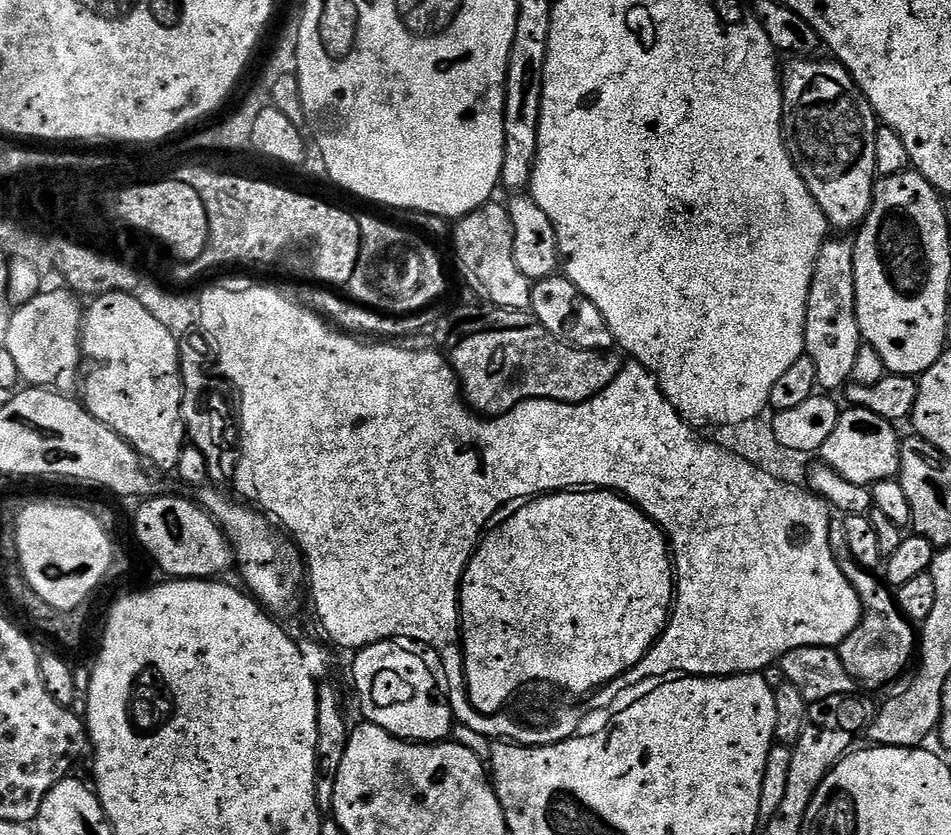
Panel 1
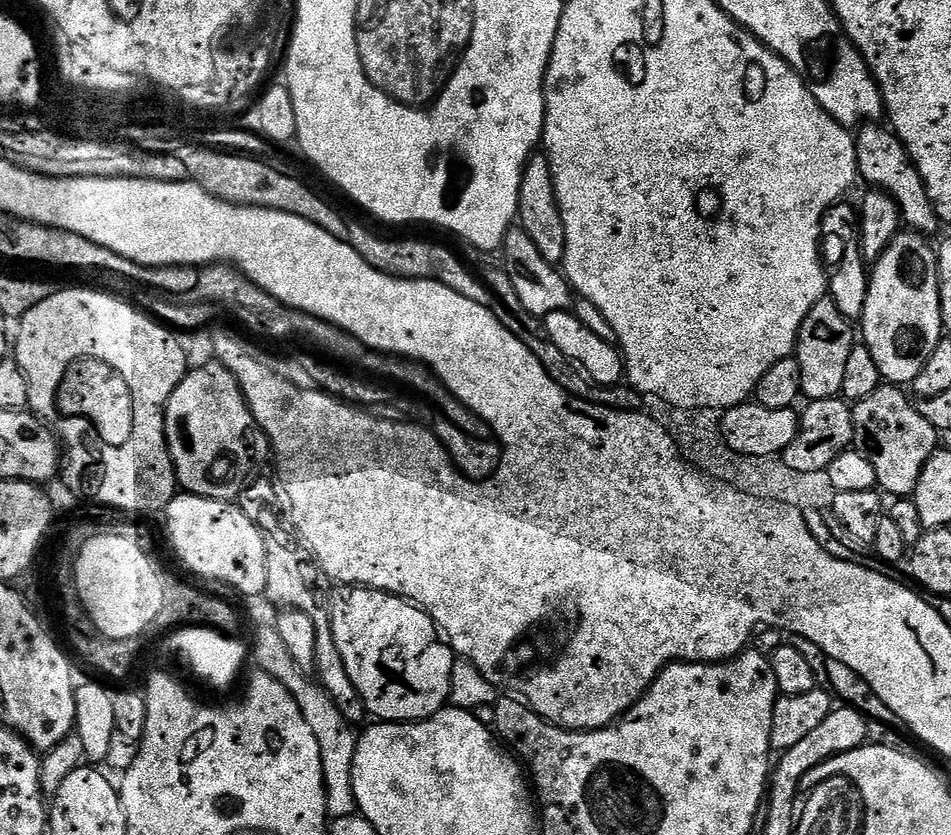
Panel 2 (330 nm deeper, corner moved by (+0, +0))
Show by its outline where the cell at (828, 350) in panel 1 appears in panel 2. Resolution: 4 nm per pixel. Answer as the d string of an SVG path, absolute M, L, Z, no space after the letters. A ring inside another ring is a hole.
M830 298L820 300L806 314L800 332L796 336L794 358L802 370L801 393L809 401L825 400L831 396L839 397L842 393L842 382L846 378L846 361L850 350L857 347L858 332L853 321L845 318L842 310Z

